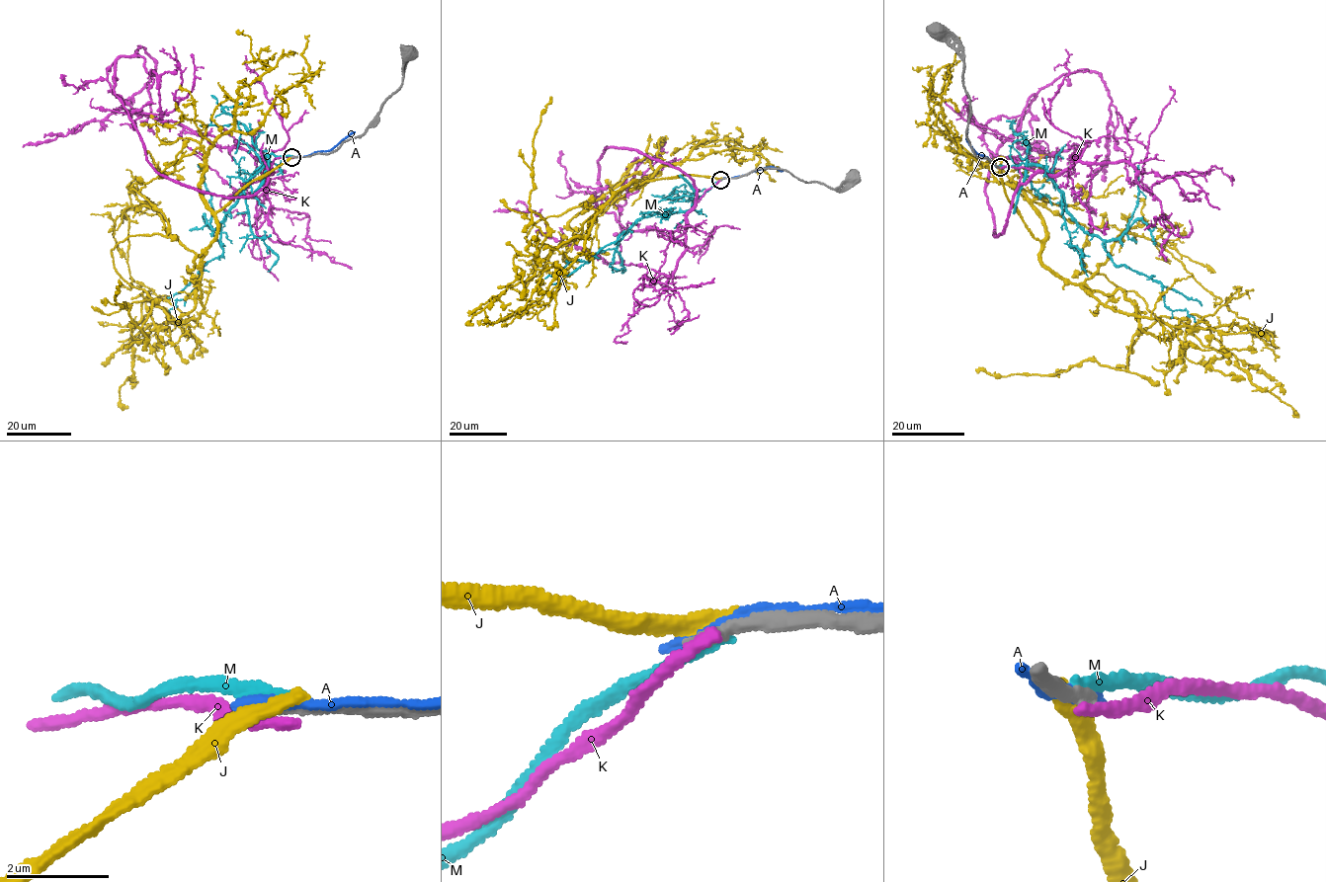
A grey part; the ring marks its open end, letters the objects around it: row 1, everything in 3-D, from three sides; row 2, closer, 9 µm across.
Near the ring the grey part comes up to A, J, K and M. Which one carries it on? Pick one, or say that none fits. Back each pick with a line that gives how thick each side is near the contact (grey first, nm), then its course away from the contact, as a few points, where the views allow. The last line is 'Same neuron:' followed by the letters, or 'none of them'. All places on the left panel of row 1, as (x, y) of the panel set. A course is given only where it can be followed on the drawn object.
Same neuron: none of them

